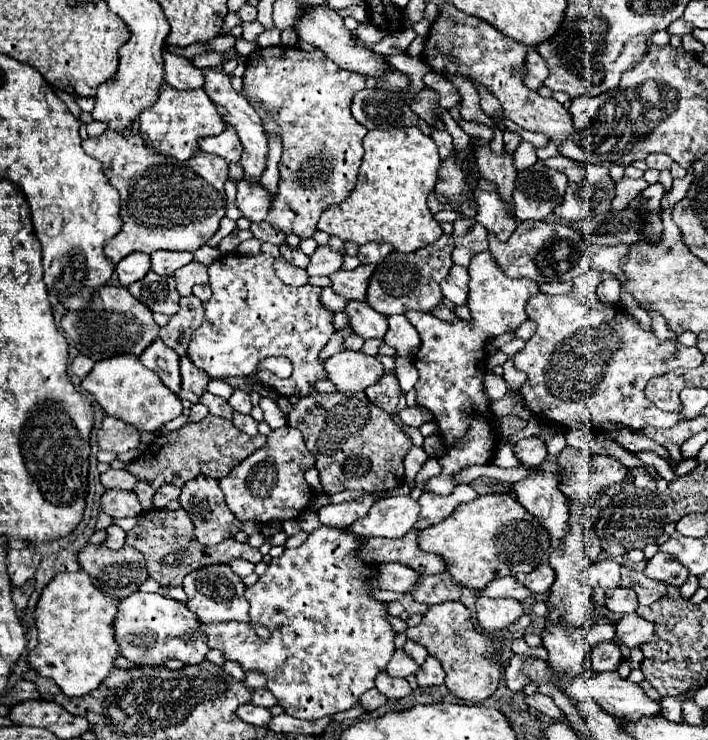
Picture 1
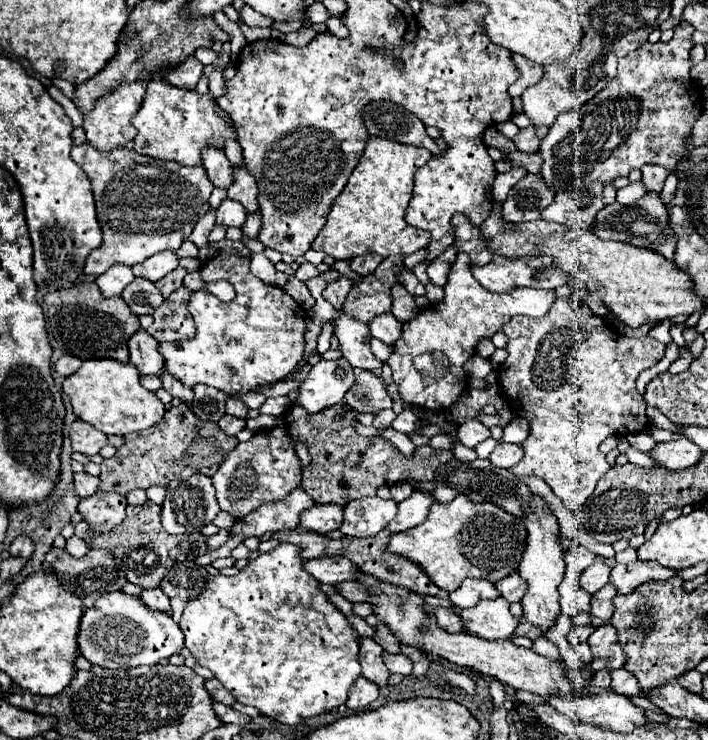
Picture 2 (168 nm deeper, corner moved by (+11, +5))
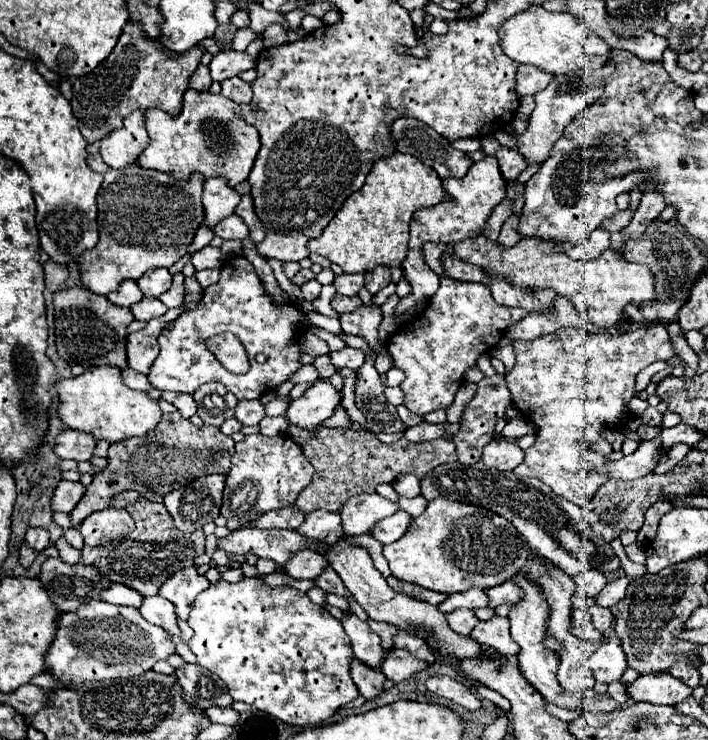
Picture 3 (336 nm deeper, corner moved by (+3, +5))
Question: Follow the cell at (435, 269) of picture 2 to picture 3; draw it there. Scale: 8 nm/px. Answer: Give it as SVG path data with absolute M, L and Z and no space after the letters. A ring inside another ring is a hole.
M428 241L428 243L424 243L422 253L424 253L426 265L428 265L434 273L442 273L442 263L440 263L440 257L442 257L442 245L440 245L440 243Z

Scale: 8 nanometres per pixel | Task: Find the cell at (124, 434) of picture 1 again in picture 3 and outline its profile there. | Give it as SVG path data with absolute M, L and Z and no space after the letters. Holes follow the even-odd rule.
M64 429L56 437L54 453L58 459L72 459L72 461L88 461L92 457L92 451L96 447L96 441L90 437L90 433Z

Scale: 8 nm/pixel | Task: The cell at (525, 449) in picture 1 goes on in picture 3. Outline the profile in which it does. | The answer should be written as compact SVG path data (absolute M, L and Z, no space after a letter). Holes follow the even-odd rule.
M492 439L484 449L482 449L482 457L480 461L486 467L494 467L500 471L512 471L514 467L518 467L522 463L522 449L514 443L508 443L506 439Z

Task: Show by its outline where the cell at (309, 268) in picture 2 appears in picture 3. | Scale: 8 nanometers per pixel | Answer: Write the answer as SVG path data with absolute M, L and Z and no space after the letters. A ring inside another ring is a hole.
M312 279L312 281L304 283L304 285L302 285L304 301L314 301L314 299L320 295L320 289L322 289L322 285L320 285L316 279Z

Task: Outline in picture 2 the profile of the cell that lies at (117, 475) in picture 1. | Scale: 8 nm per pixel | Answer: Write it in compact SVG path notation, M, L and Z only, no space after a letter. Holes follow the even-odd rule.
M82 471L82 473L76 473L76 475L74 475L74 485L76 485L76 493L78 493L80 497L88 497L88 495L92 495L92 493L98 491L98 487L100 487L100 477Z

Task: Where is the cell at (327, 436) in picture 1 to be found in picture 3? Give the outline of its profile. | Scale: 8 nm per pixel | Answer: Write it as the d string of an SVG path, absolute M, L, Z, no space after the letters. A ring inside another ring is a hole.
M322 427L316 437L308 439L302 445L302 451L316 469L310 487L302 489L300 497L294 501L294 505L302 513L310 513L316 509L340 511L348 497L372 493L376 485L392 483L400 473L412 473L422 479L436 465L456 461L454 443L450 439L436 439L424 443L400 439L392 445L382 445L374 433L368 433L364 429L352 431L346 427Z

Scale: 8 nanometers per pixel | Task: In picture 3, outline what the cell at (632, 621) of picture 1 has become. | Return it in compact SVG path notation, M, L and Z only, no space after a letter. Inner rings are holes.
M608 637L606 643L590 657L590 671L594 679L606 685L612 681L620 681L626 667L626 657L616 637Z

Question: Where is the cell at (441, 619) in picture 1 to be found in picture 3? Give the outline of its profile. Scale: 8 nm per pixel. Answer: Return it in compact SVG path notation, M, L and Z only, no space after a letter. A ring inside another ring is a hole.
M458 609L454 613L448 613L446 619L450 629L456 633L472 633L472 629L478 625L478 617L474 615L474 611L468 609Z

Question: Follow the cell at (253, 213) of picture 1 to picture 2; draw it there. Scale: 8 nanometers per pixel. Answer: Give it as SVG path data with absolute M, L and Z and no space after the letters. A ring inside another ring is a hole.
M224 199L222 205L216 209L216 223L228 225L228 227L242 227L246 221L246 213L244 207L238 205L238 201L232 199Z

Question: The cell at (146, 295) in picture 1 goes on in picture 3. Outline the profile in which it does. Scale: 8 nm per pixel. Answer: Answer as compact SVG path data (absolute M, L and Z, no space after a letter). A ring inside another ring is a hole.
M144 297L140 303L132 305L130 311L132 311L132 315L134 315L136 321L150 321L154 317L162 317L168 311L168 307L160 299L154 299L154 297L146 299Z

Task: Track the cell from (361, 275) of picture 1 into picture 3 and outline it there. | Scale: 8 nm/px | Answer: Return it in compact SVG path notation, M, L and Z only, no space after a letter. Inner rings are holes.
M336 295L332 299L332 309L336 309L338 313L352 313L354 309L358 309L362 305L360 297L346 297L346 295Z

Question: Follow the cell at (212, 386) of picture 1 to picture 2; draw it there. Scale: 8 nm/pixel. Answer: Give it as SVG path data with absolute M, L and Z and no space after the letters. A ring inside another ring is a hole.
M249 392L239 397L242 402L249 408L249 409L258 409L262 403L267 399L265 395L261 393L252 393Z

